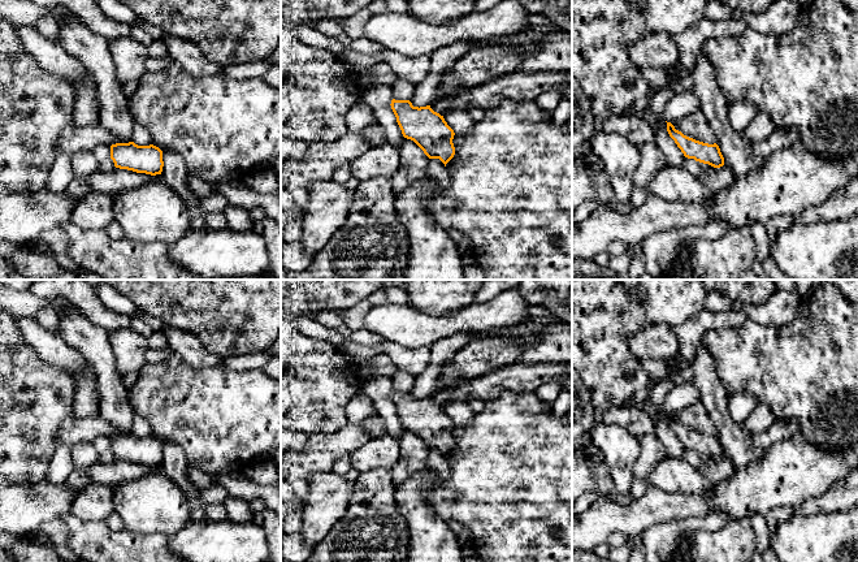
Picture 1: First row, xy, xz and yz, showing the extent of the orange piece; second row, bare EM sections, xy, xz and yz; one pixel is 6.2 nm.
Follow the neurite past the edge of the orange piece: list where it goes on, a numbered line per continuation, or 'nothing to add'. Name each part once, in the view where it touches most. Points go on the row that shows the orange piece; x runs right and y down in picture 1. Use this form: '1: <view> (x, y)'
nothing to add

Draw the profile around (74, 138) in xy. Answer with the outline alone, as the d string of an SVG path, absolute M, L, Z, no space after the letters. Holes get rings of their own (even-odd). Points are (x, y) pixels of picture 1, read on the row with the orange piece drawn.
M100 121L86 126L70 124L58 137L56 155L74 155L79 151L94 151L98 146L112 146L118 138Z

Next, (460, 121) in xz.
M454 111L443 116L456 135L468 135L473 131L474 121L468 111Z

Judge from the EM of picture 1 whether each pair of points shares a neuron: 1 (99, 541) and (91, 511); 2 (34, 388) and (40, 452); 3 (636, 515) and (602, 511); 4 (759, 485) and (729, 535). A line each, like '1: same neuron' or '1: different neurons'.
1: different neurons
2: same neuron
3: same neuron
4: different neurons

